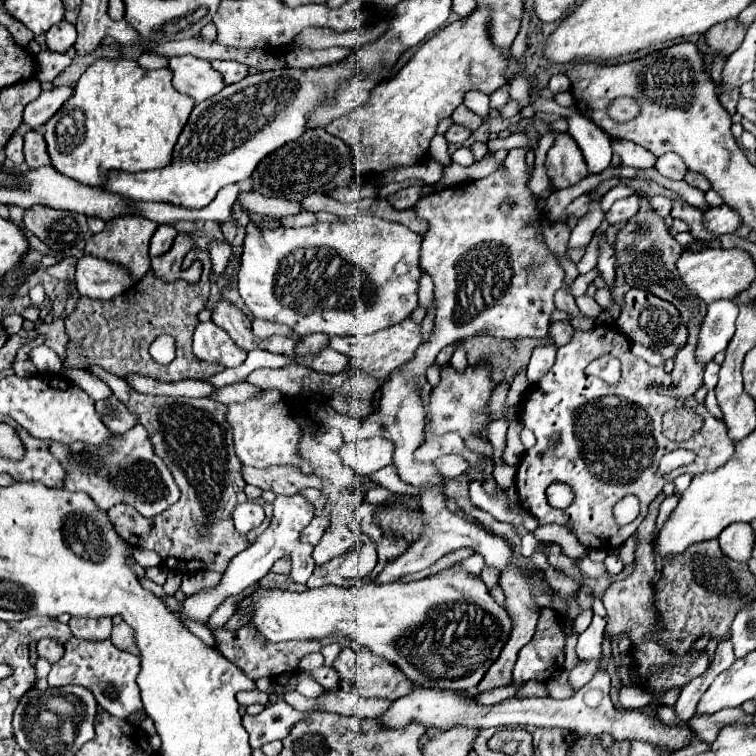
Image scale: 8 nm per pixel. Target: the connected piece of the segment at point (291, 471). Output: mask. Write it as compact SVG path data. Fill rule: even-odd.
M241 466L241 476L247 484L259 486L261 490L273 490L275 494L285 494L293 496L303 488L323 488L325 482L319 480L315 474L303 476L301 472L295 472L295 468L251 468L251 466Z

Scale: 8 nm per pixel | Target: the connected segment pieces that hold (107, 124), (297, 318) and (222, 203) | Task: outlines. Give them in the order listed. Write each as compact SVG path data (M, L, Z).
M103 58L85 70L85 74L75 84L73 96L43 126L43 136L47 142L51 164L57 172L77 180L79 184L103 186L107 182L107 174L113 170L141 172L169 166L173 158L173 148L191 110L193 100L175 92L169 68L145 72L133 60Z
M353 216L345 218L343 222L333 222L333 224L315 224L307 228L255 228L255 224L247 226L247 236L243 244L243 264L239 270L239 294L245 300L247 308L253 312L257 318L273 320L279 324L287 324L297 336L309 336L315 332L323 332L327 336L349 336L349 334L375 334L383 328L389 328L393 324L403 322L409 318L409 314L417 308L417 288L419 288L419 250L421 250L421 236L411 232L407 226L397 224L397 222L385 222L381 218L371 218L371 216Z
M251 178L232 184L223 188L217 198L203 208L203 212L197 212L197 220L215 220L215 222L223 222L231 218L231 208L237 199L239 192L253 189Z

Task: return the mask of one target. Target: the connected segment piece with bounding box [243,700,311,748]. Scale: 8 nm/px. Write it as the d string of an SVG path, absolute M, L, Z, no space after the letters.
M273 702L267 704L265 710L257 716L245 714L243 726L249 732L249 744L251 748L261 748L267 742L283 740L295 722L303 720L303 716L309 716L311 712L297 712L295 708L287 706L285 702Z

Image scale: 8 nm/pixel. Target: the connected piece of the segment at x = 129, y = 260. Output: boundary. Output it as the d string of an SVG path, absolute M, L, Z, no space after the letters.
M119 216L117 220L109 220L105 224L103 232L93 234L85 242L85 254L91 254L95 258L103 258L107 262L113 262L113 264L119 264L119 266L127 268L127 272L131 276L131 282L135 284L151 268L151 260L149 260L147 250L149 250L149 240L155 234L155 230L157 230L157 224L147 220L147 218L141 218L141 216Z

